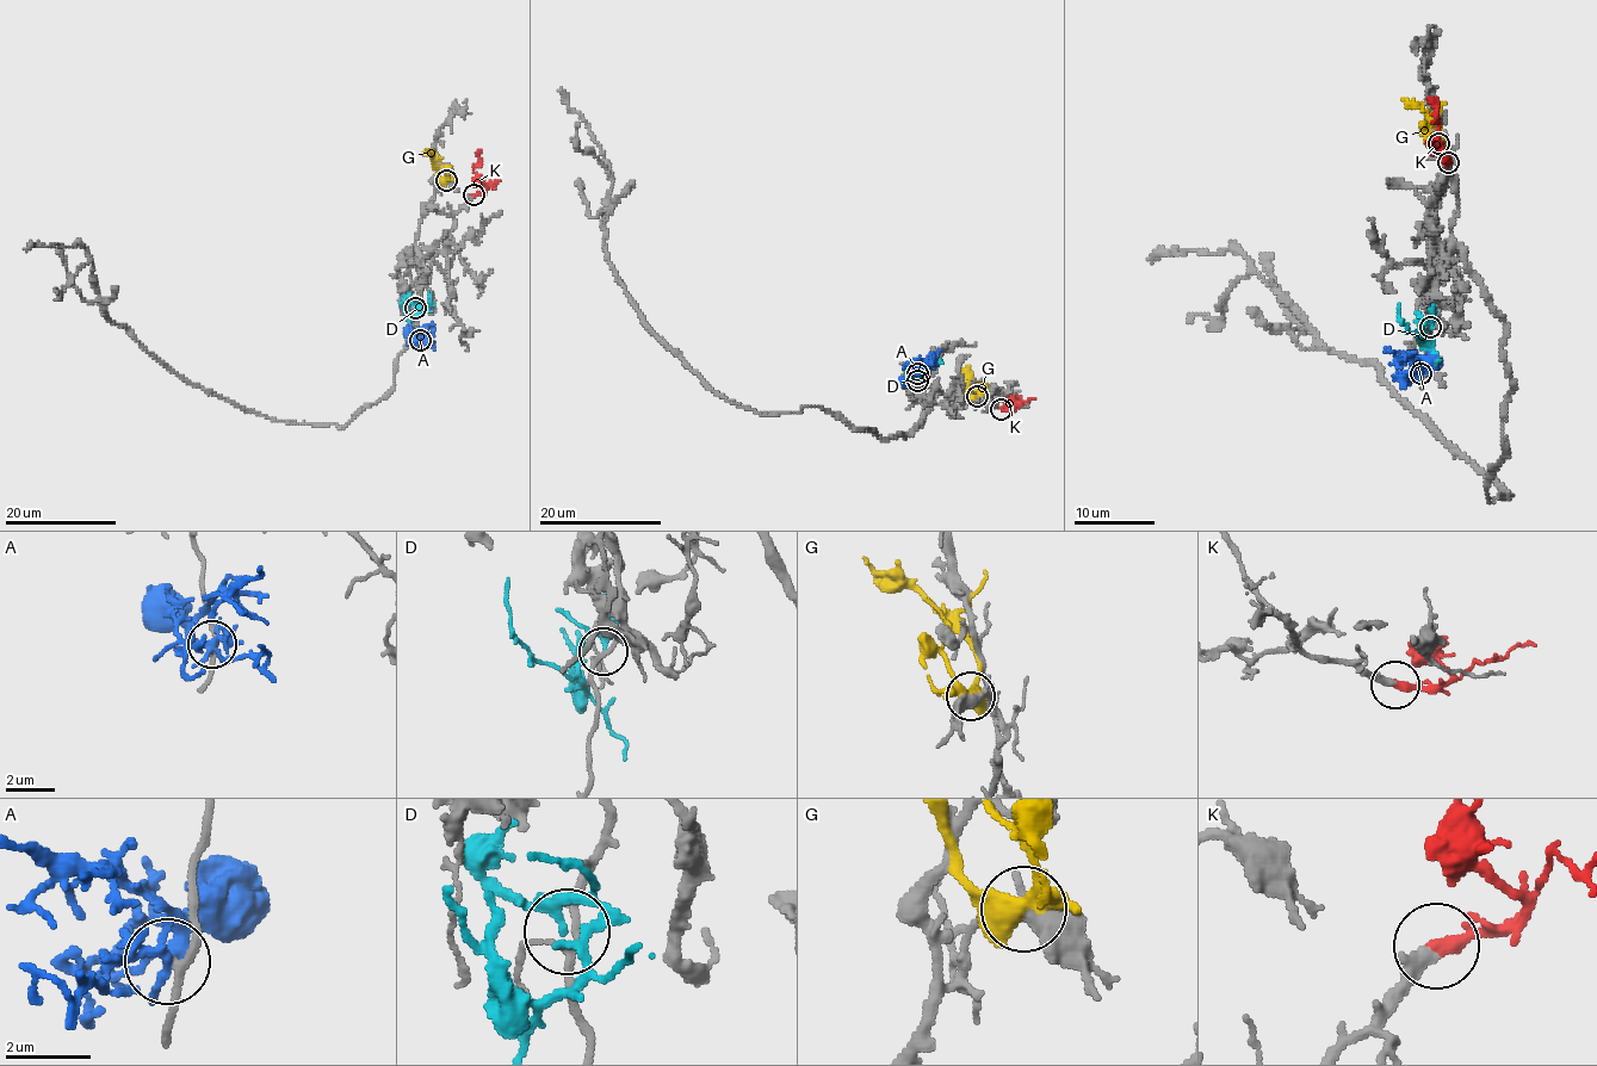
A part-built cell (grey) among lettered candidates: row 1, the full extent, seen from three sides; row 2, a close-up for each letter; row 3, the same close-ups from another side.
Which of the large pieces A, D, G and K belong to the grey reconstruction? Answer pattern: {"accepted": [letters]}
{"accepted": ["K"]}

